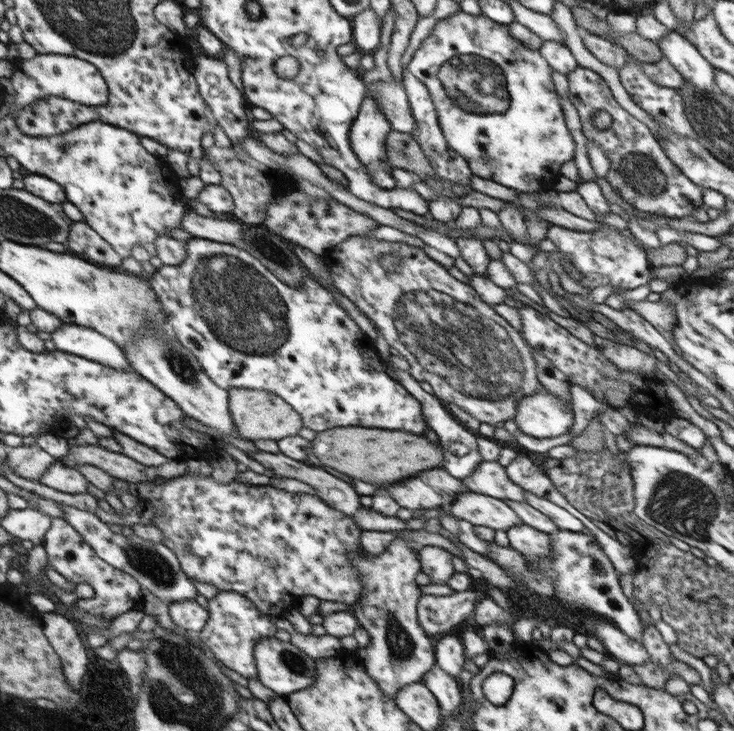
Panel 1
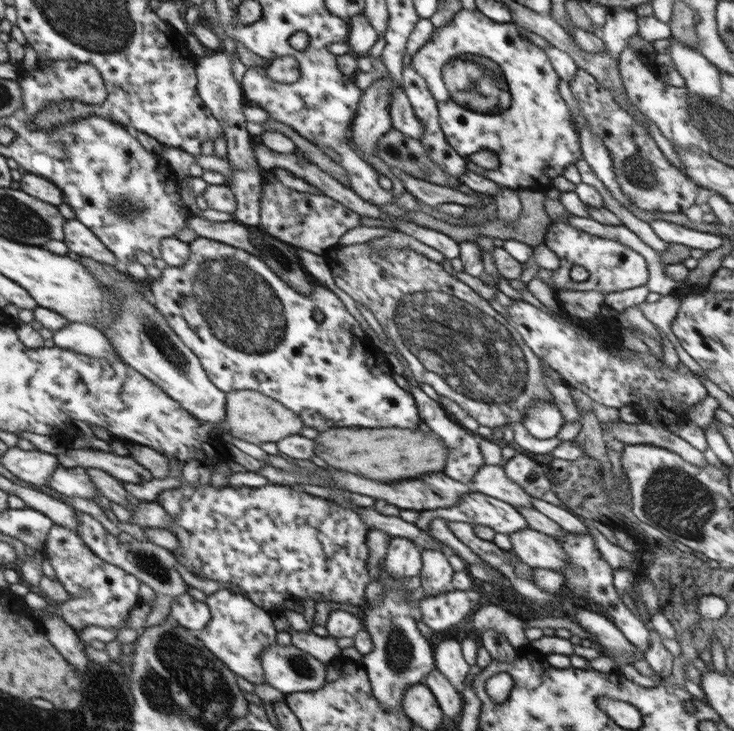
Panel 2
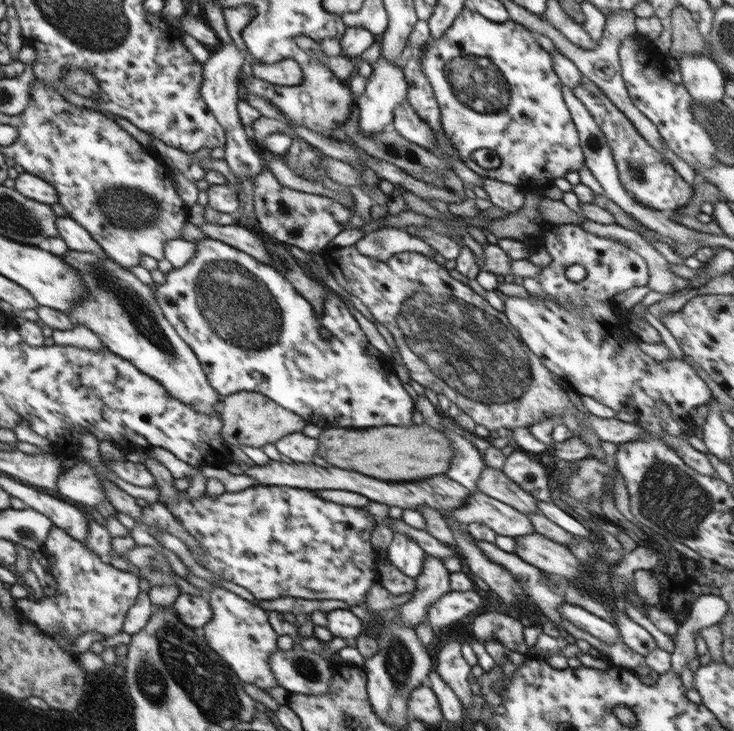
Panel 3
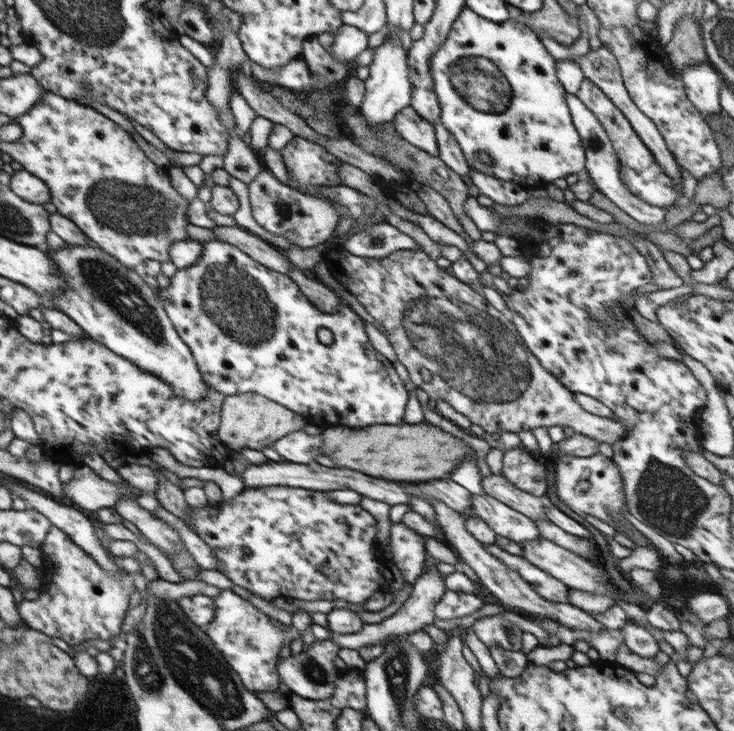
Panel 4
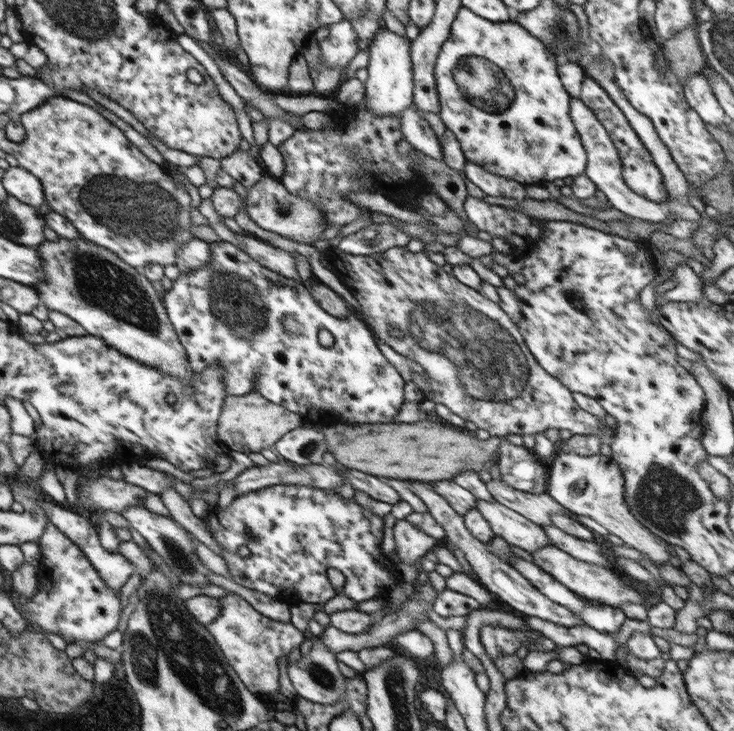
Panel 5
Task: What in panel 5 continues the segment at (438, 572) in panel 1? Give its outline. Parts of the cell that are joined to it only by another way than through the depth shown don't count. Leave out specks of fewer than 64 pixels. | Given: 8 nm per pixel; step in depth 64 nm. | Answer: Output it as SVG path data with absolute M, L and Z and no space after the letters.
M427 580L423 584L419 585L418 588L415 588L414 594L416 595L415 599L408 599L402 603L401 610L398 610L396 614L386 615L378 619L378 622L372 624L372 628L364 634L348 634L347 632L338 630L334 628L331 624L328 628L324 628L322 635L314 636L314 642L322 642L332 654L338 654L338 652L344 652L344 650L353 650L358 652L363 648L372 648L372 647L381 647L387 646L391 638L402 631L408 631L416 629L416 624L418 621L428 618L428 611L434 608L434 601L436 601L436 590L432 588L432 582Z

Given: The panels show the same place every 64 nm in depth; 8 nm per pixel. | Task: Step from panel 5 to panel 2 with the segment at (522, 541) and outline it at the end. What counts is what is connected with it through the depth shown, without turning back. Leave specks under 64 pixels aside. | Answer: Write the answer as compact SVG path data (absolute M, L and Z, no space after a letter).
M474 490L464 494L460 502L450 508L424 510L419 516L415 526L422 531L429 529L434 518L466 522L472 526L480 524L494 530L495 533L509 536L529 528L528 522L516 507Z

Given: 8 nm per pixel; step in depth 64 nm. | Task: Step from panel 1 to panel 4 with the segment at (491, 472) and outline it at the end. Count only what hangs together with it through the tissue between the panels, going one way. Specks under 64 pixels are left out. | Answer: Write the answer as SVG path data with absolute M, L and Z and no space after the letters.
M502 474L482 477L482 487L484 492L492 498L503 502L514 510L524 514L532 521L546 521L547 516L544 508L550 504L544 497L538 497L524 490L516 488L512 482L508 482Z

